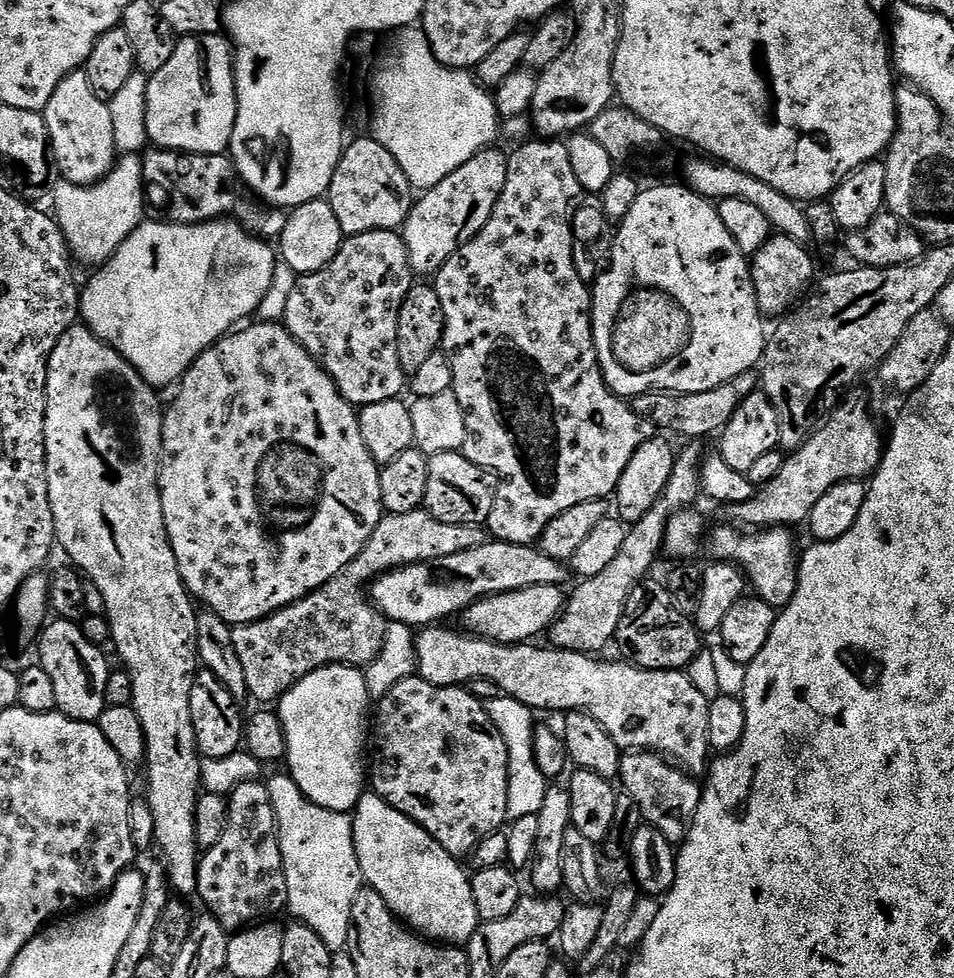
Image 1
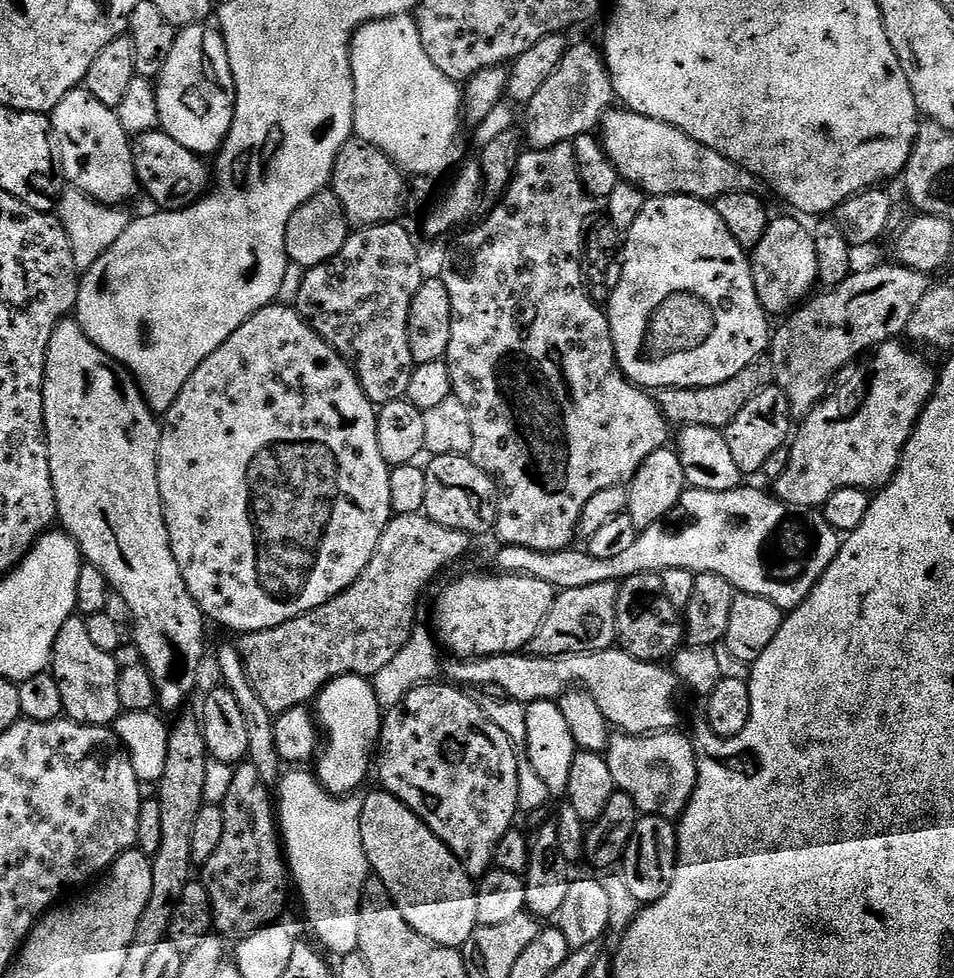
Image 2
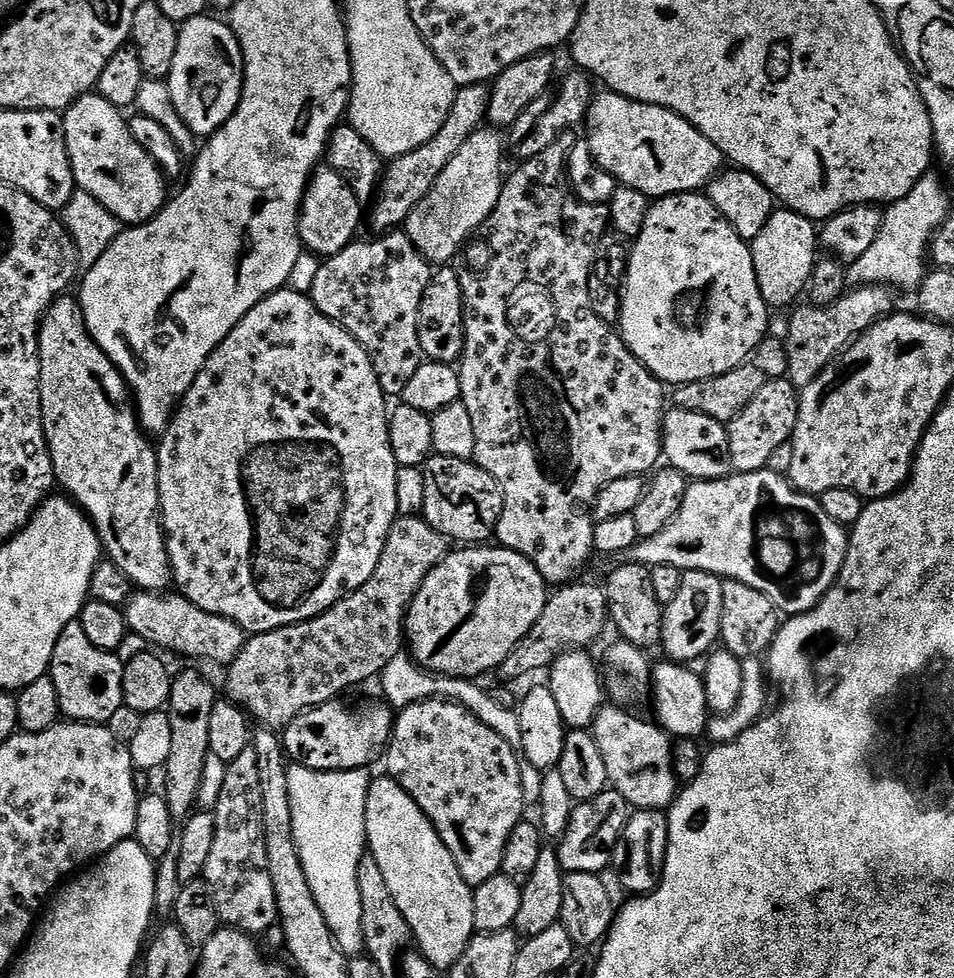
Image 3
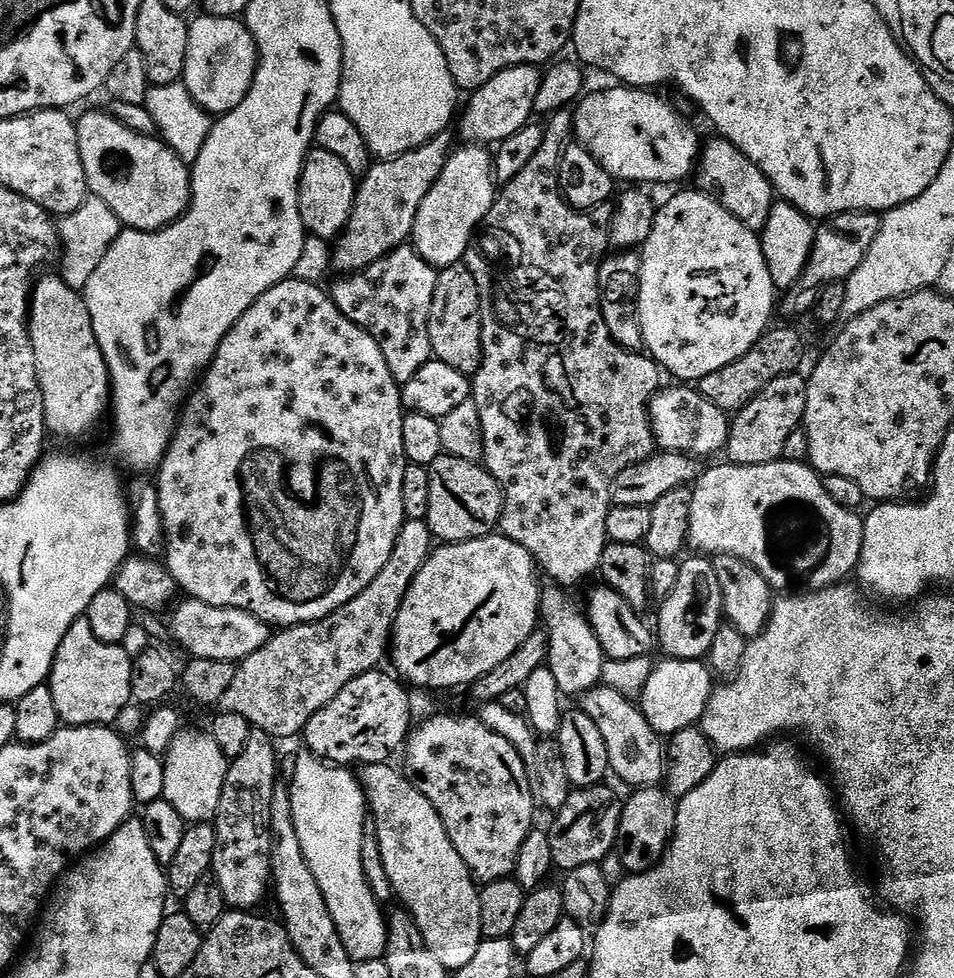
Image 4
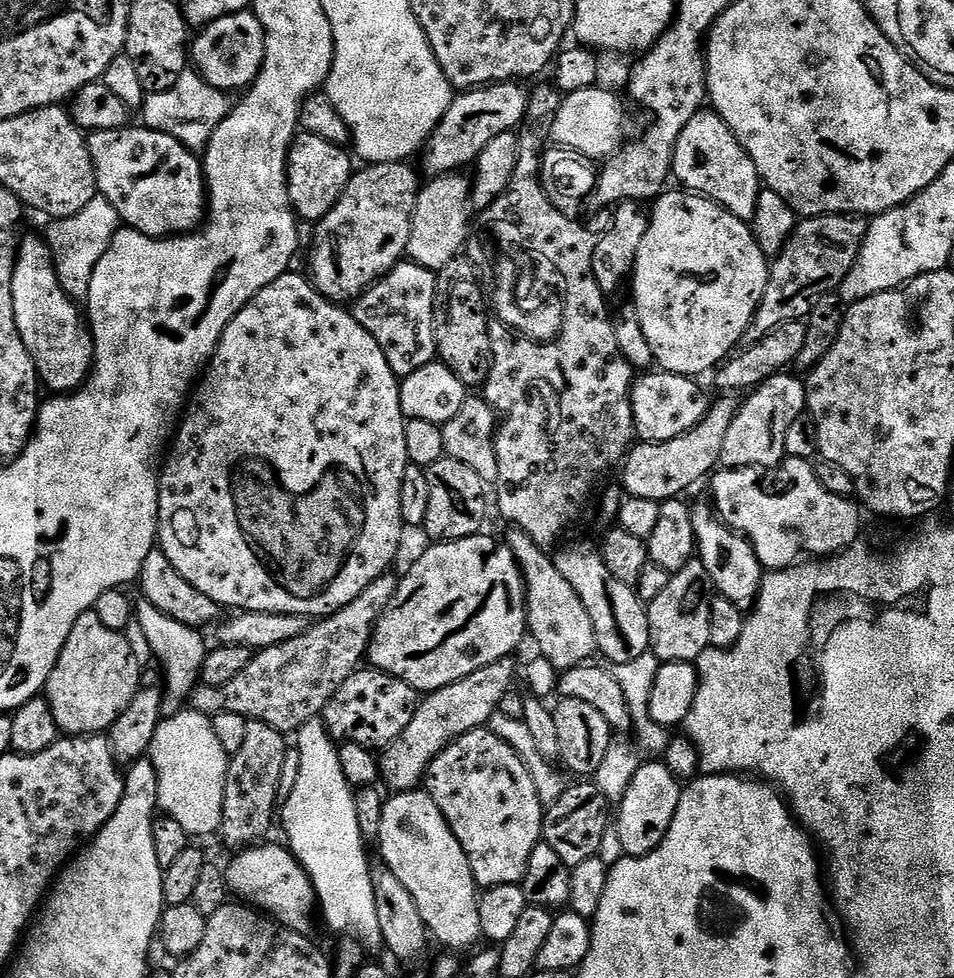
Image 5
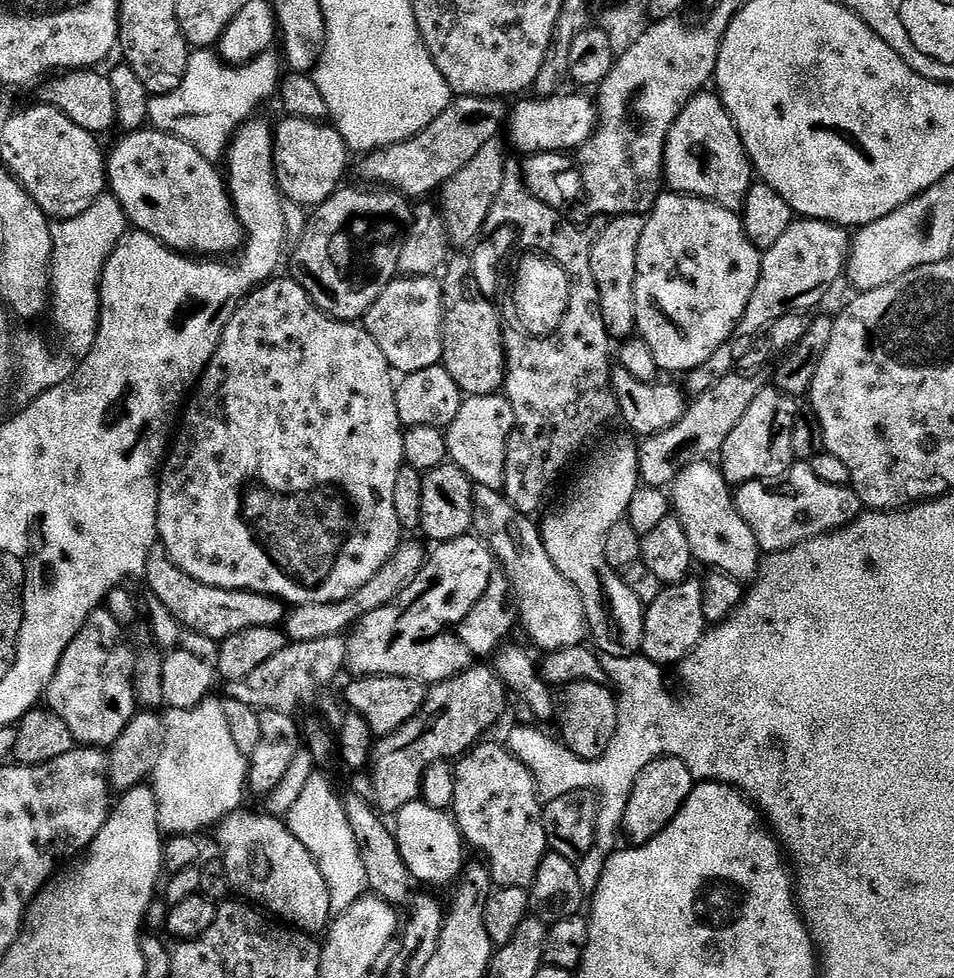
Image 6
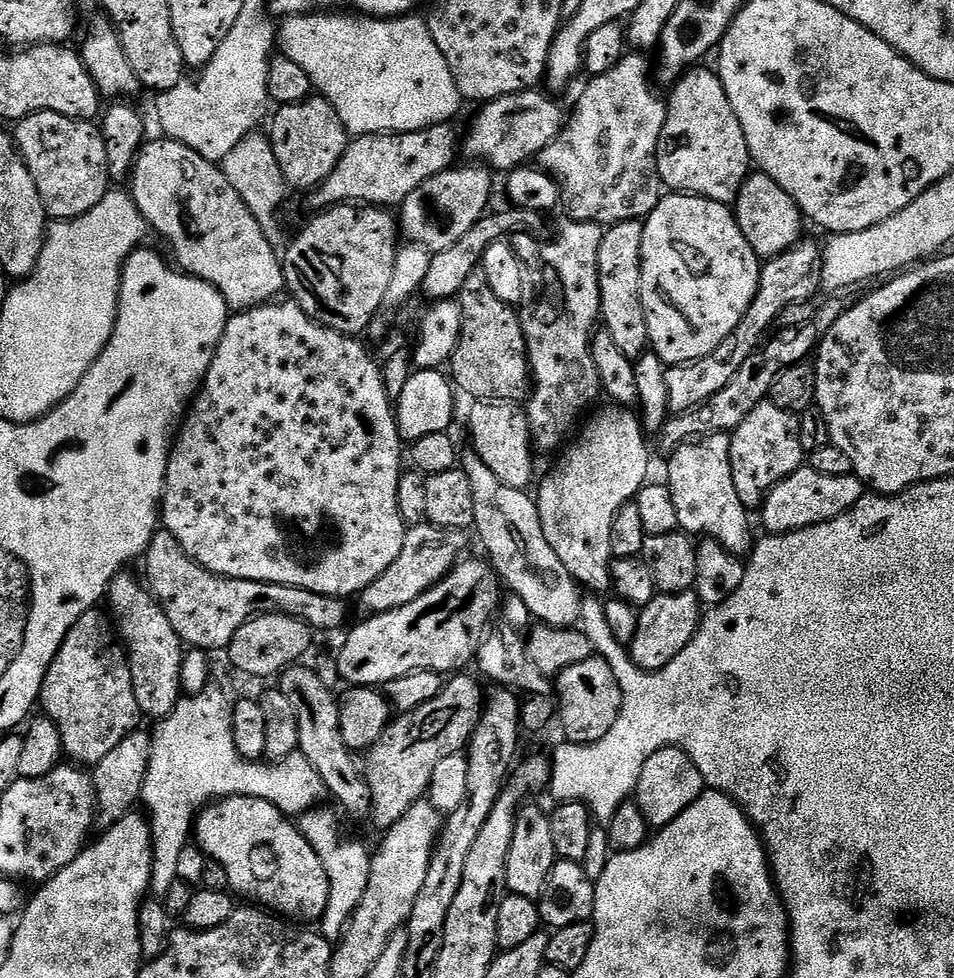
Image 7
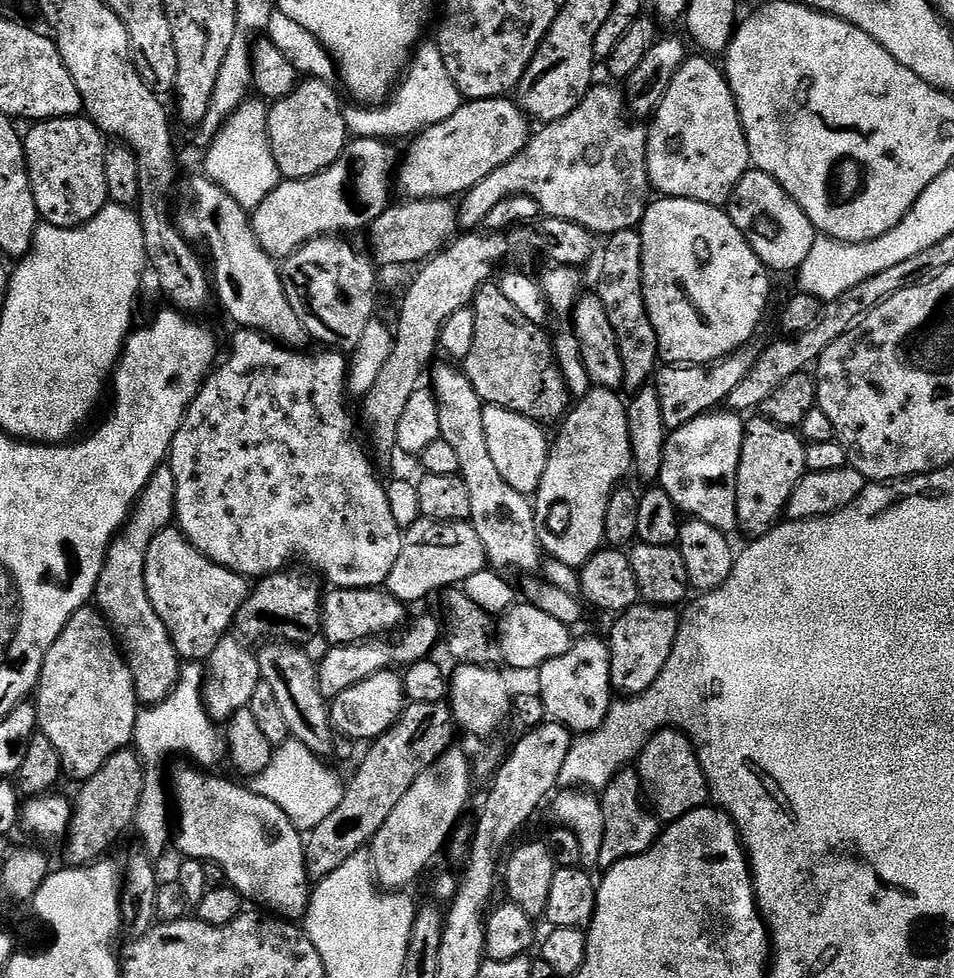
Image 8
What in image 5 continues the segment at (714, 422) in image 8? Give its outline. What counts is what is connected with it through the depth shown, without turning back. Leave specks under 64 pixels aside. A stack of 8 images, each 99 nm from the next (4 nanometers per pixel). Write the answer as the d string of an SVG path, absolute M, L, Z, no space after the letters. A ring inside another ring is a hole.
M693 503L691 509L698 559L704 563L704 568L708 571L711 587L719 595L734 602L734 606L741 610L751 609L756 603L756 595L760 593L760 581L766 575L765 569L760 567L760 560L754 554L752 543L728 527L716 515L711 503Z

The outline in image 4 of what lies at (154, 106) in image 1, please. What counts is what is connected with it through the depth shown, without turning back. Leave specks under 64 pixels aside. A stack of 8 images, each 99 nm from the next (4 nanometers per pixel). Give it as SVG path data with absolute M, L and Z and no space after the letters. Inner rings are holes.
M200 14L188 25L182 82L190 98L209 114L234 110L250 90L256 73L256 43L243 19Z

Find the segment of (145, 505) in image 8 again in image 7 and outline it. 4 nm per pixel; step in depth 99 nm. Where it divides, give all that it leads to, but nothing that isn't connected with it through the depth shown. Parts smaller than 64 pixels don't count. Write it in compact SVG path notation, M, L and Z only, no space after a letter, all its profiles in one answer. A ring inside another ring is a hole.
M117 574L112 579L106 593L106 605L112 611L111 623L128 658L134 702L138 702L141 717L148 719L149 716L152 722L159 722L166 719L182 699L180 670L186 648L155 596L139 579L136 581L134 577L124 575Z

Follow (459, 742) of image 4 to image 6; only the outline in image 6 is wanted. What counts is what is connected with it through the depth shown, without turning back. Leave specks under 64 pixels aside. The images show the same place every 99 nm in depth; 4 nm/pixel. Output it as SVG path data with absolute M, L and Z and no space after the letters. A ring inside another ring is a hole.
M477 743L468 749L463 756L455 761L456 785L452 788L451 815L456 822L456 829L464 838L469 849L480 848L483 859L488 865L488 872L492 876L496 888L531 889L534 878L538 874L538 866L542 858L548 855L550 849L546 842L546 830L542 822L544 813L540 793L536 790L536 780L518 762L518 758L508 751L503 743Z

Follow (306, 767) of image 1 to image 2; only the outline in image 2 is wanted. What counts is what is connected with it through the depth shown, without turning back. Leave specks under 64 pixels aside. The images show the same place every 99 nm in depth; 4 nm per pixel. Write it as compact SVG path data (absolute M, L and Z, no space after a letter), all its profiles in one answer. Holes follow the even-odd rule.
M367 676L334 678L316 697L314 716L322 729L324 739L322 751L315 761L316 779L325 790L335 796L355 793L356 787L367 778L368 767L371 764L373 767L374 753L380 744L382 709L372 689L371 679Z

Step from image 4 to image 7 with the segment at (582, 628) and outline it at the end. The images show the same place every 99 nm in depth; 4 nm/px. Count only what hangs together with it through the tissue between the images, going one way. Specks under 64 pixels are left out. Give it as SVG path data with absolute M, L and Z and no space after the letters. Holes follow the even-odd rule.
M468 454L465 460L463 457L462 471L470 478L470 490L474 494L474 532L480 535L497 577L511 595L526 604L533 621L550 628L573 627L582 611L580 590L566 566L558 562L558 554L550 550L546 534L542 534L535 499L525 489L506 486L474 454Z

